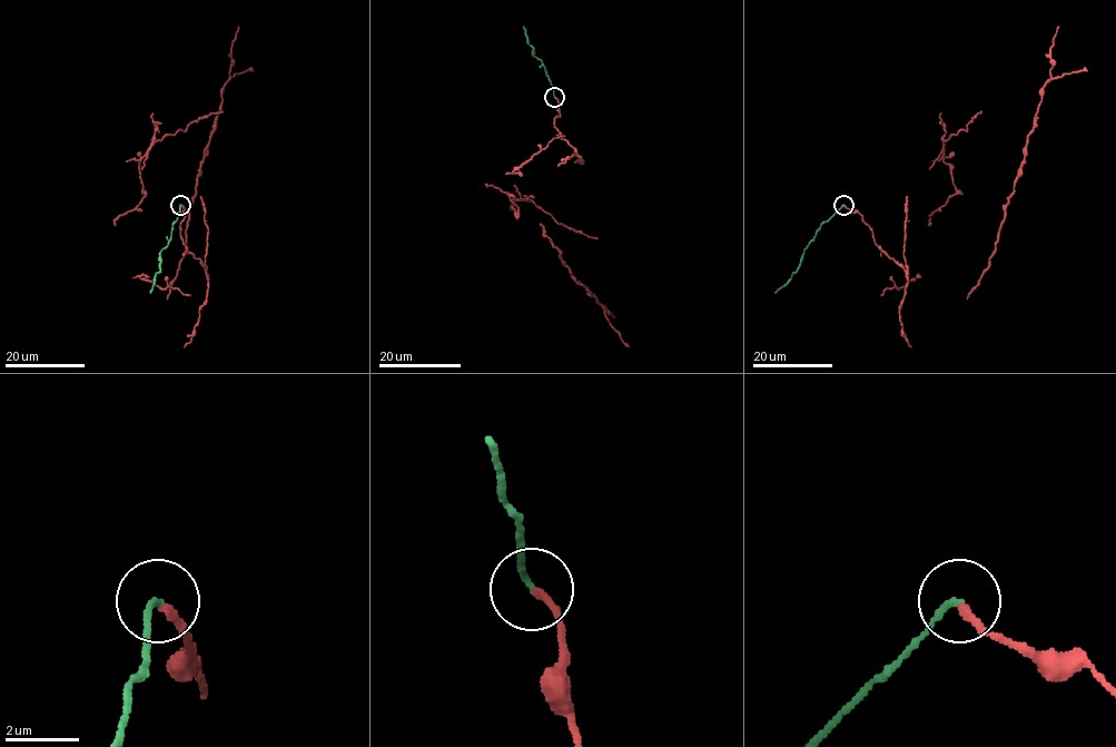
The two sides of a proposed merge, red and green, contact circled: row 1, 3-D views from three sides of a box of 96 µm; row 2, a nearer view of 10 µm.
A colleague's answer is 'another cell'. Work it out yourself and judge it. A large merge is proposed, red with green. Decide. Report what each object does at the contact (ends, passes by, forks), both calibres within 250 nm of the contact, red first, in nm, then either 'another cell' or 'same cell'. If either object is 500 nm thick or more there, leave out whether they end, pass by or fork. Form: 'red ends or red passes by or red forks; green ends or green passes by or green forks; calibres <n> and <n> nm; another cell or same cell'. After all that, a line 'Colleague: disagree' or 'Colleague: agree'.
red ends; green ends; calibres 220 and 180 nm; another cell
Colleague: agree

